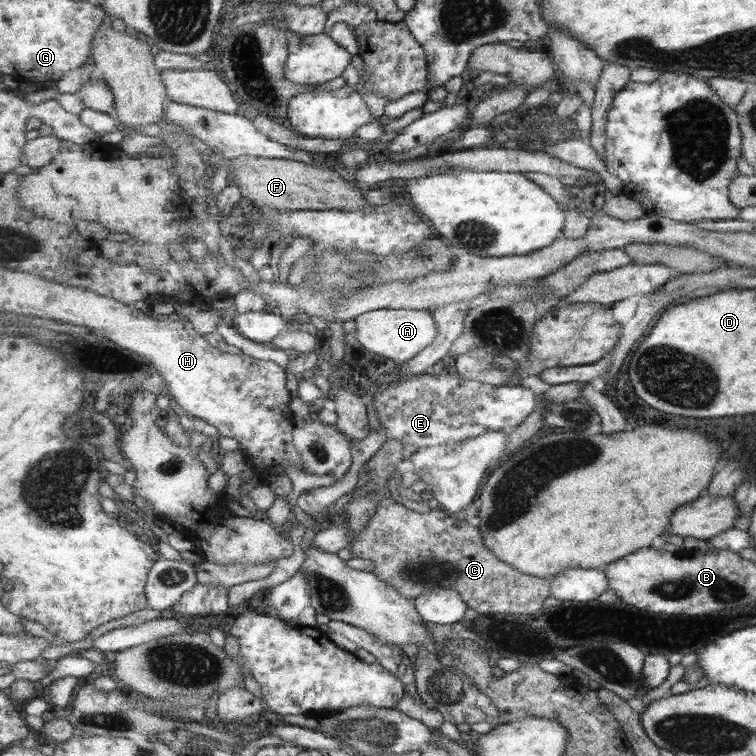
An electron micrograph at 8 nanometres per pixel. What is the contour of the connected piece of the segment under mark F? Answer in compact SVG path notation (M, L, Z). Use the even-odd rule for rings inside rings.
M243 155L236 158L229 167L230 178L240 189L241 195L250 200L255 207L259 209L276 208L285 211L305 211L313 209L349 209L356 211L364 209L371 205L364 194L362 194L361 185L357 182L347 182L339 175L339 170L327 166L315 167L305 162L293 159L271 159L261 158L249 155Z

